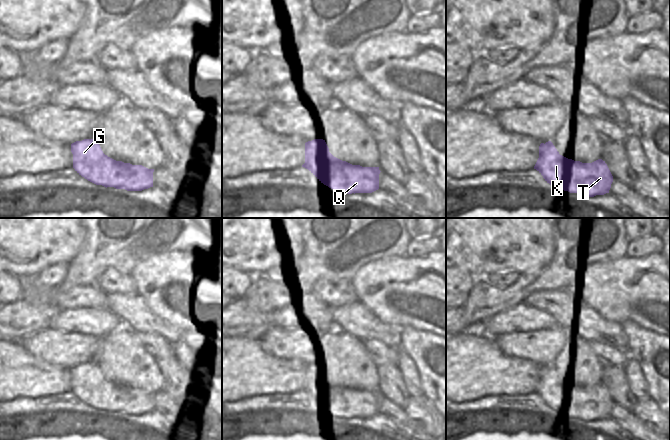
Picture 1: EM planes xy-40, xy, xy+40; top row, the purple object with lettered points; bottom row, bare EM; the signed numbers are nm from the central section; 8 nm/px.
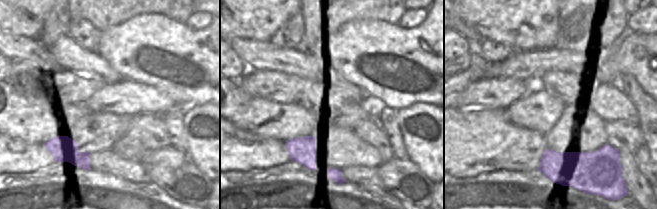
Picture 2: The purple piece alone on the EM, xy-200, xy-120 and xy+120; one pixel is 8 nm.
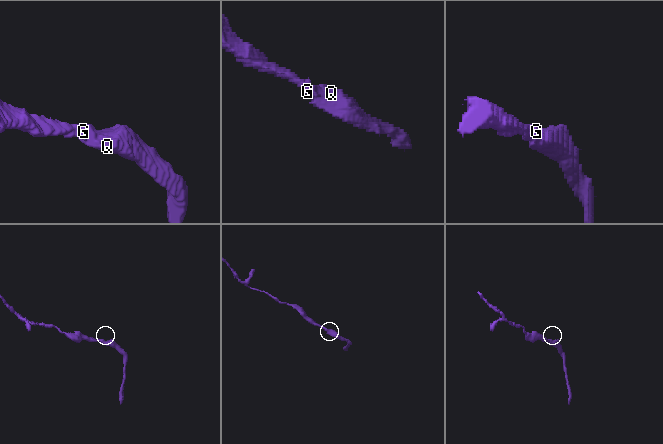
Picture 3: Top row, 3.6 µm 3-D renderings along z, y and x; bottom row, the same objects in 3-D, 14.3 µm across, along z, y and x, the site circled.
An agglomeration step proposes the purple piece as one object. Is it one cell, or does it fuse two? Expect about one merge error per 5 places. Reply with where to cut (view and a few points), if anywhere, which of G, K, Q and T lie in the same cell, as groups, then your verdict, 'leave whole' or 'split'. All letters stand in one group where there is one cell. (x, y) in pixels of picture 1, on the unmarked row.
no cut | G K Q T | leave whole

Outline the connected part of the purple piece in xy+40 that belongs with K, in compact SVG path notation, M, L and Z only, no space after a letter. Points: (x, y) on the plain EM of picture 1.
M551 365L541 367L534 390L555 413L580 417L588 421L609 417L613 400L602 383L582 387L559 378Z

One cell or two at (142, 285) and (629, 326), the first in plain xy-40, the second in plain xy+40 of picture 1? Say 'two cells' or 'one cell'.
two cells

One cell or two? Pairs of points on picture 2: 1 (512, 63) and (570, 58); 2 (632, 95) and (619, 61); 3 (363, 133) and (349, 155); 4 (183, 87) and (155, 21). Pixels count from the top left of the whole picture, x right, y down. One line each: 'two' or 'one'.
1: one
2: two
3: two
4: one

